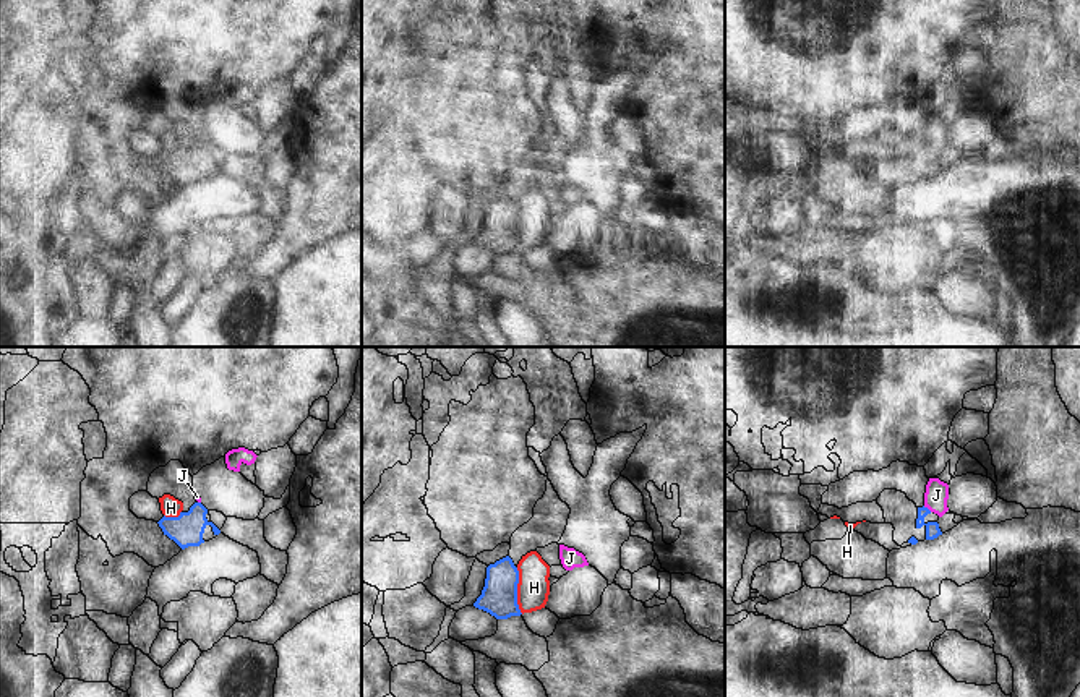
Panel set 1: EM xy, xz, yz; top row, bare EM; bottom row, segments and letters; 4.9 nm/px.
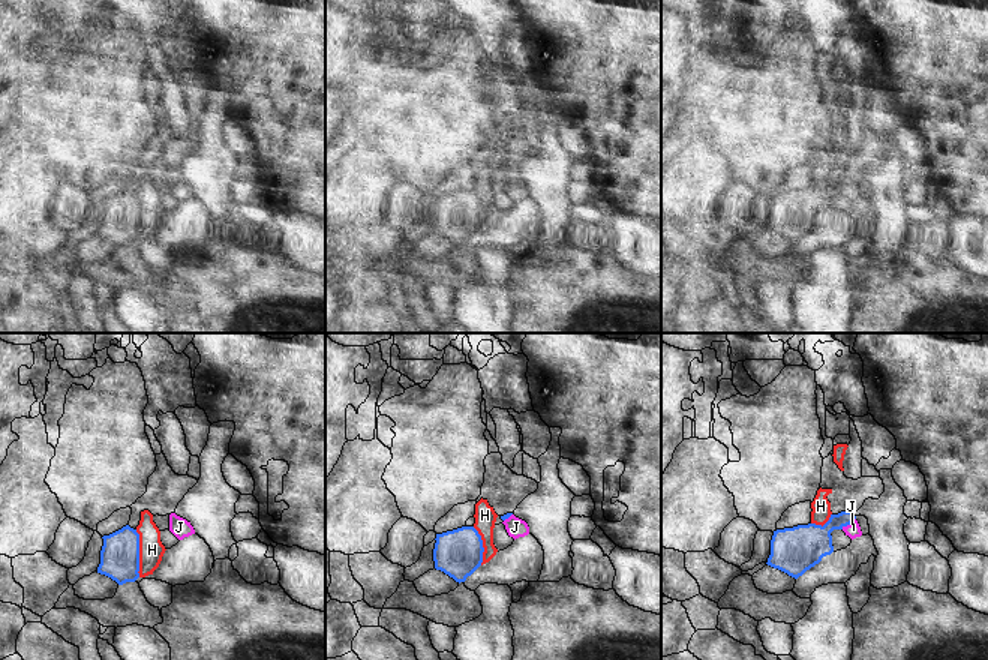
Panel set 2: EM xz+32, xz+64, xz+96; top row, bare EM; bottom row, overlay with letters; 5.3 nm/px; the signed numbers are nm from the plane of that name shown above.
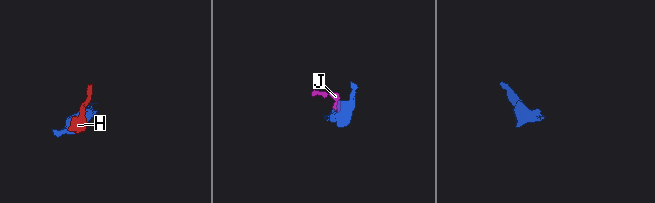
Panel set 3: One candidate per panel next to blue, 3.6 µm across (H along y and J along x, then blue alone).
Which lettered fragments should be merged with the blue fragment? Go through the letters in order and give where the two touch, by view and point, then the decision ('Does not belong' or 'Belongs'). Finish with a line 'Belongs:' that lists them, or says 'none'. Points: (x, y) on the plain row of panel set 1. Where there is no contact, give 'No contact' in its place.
H: Touches blue at xz (516, 227). Does not belong
J: Touches blue at yz (926, 145). Belongs
Belongs: J

